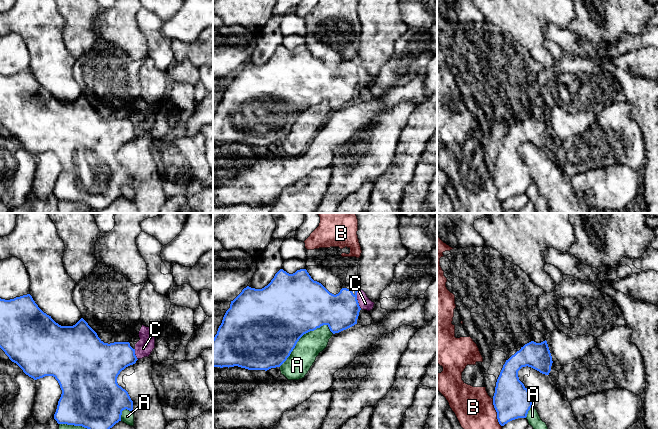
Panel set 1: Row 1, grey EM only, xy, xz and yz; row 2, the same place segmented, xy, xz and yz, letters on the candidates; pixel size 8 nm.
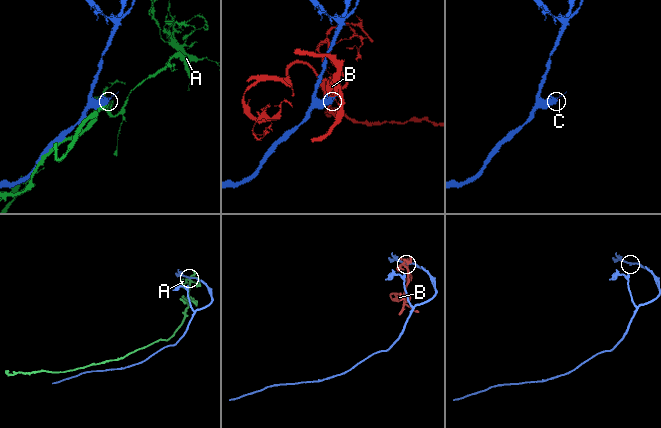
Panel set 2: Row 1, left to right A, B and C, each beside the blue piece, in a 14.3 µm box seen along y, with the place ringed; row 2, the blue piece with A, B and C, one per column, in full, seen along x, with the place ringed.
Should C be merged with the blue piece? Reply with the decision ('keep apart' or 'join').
join

